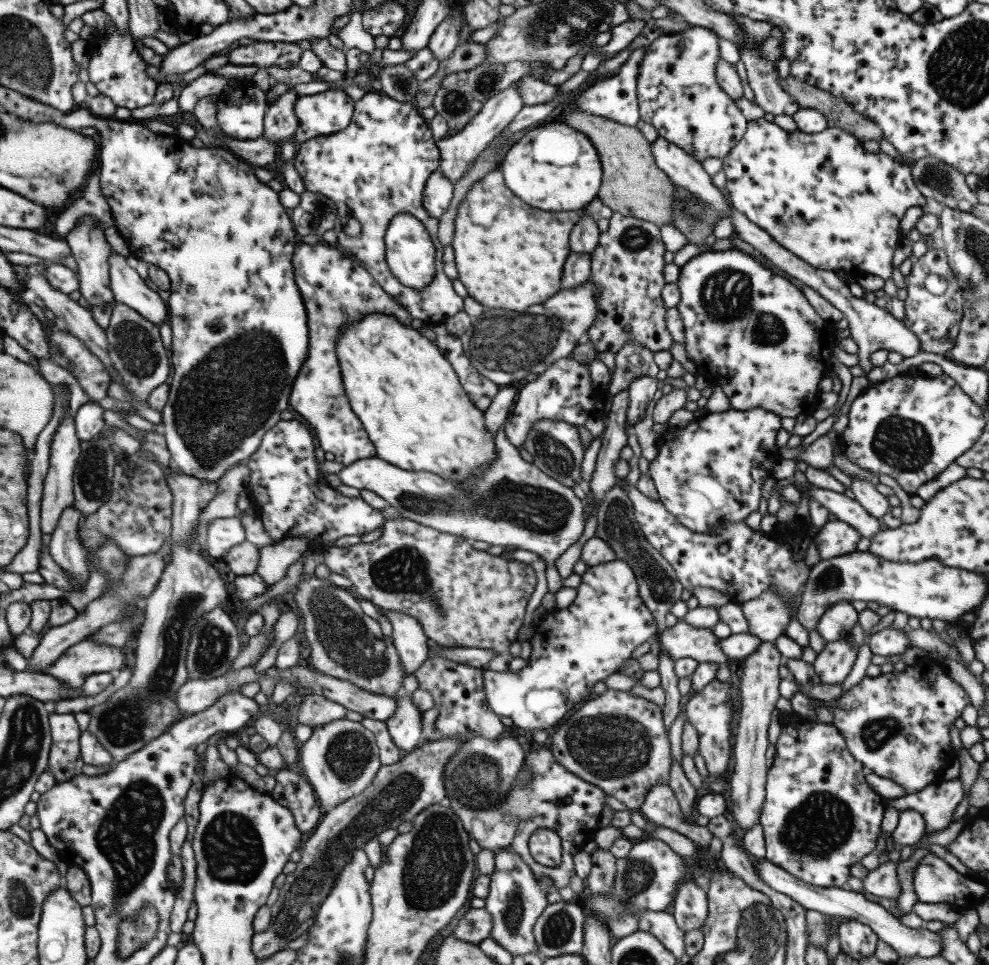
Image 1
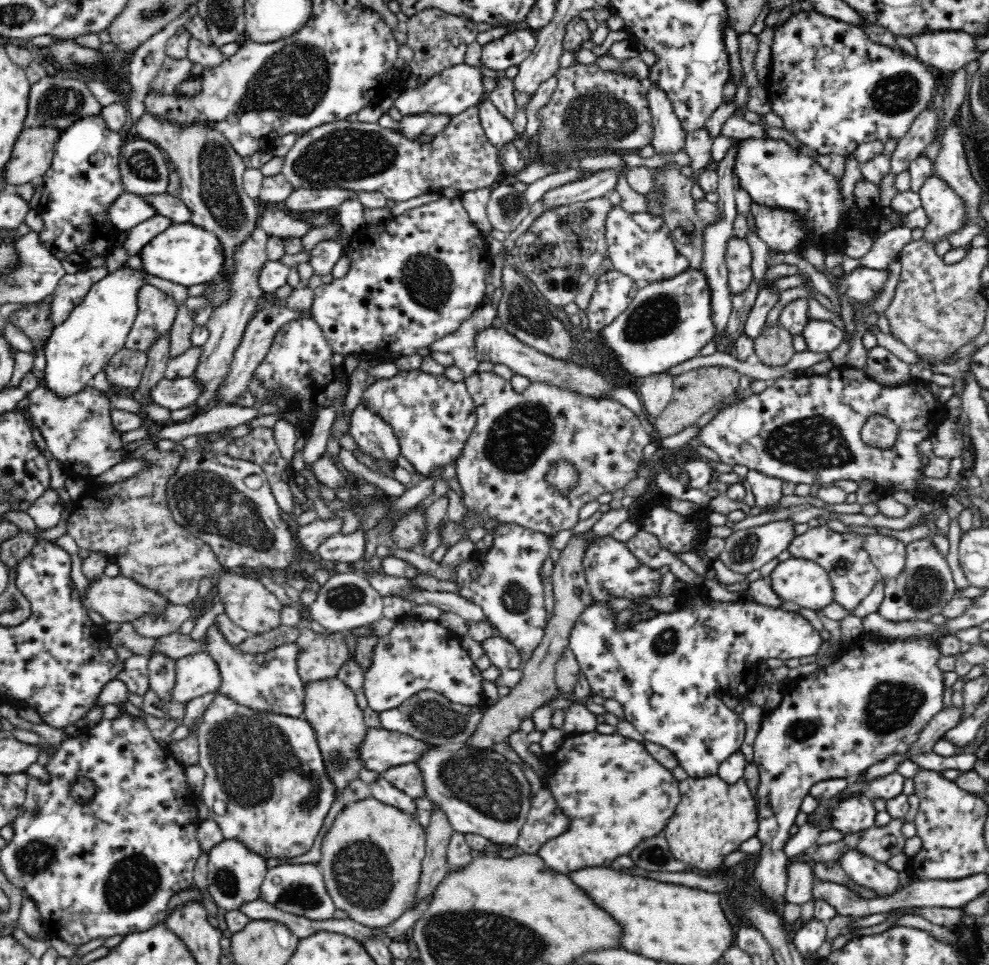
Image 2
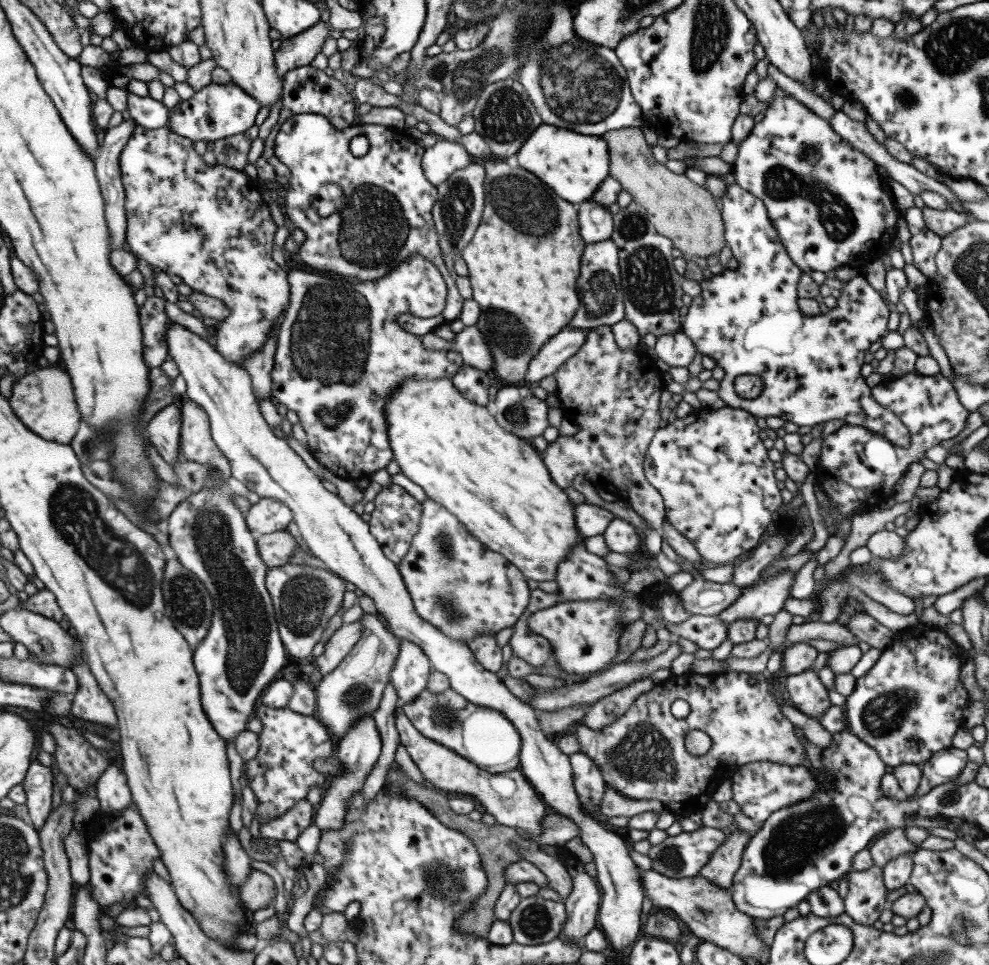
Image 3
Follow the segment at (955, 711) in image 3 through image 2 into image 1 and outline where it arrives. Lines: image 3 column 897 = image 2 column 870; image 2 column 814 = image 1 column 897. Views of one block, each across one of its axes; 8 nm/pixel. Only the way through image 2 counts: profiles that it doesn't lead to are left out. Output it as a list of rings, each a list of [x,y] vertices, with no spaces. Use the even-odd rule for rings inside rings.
[[[926,655],[902,672],[893,670],[876,678],[862,678],[856,686],[852,686],[848,692],[829,704],[829,709],[834,714],[833,725],[845,738],[852,757],[862,762],[863,769],[897,782],[910,794],[933,787],[938,772],[956,760],[950,741],[950,727],[970,705],[968,694],[945,673],[942,663]]]

